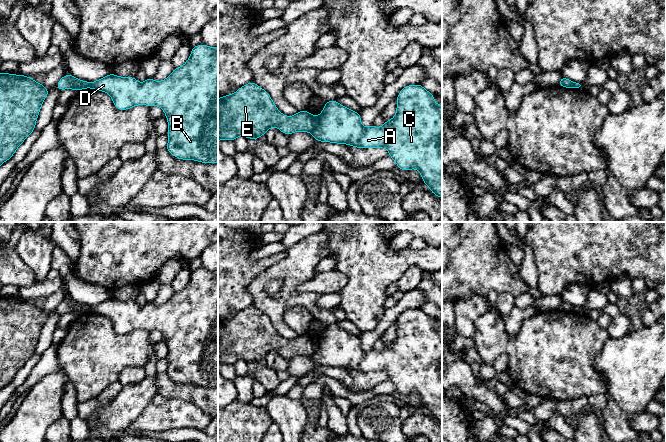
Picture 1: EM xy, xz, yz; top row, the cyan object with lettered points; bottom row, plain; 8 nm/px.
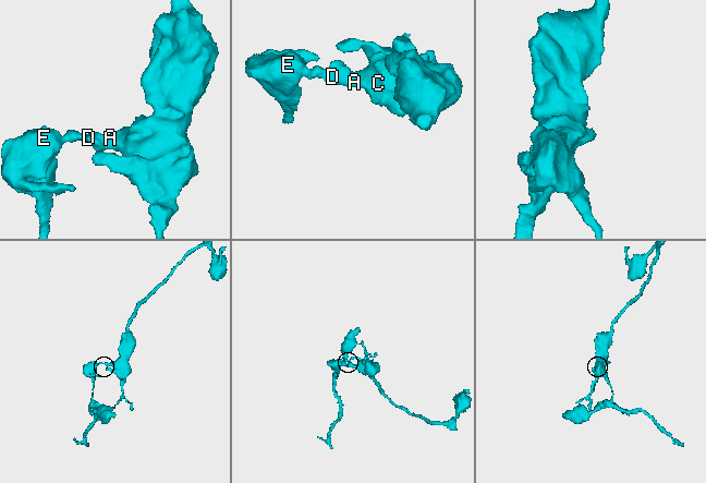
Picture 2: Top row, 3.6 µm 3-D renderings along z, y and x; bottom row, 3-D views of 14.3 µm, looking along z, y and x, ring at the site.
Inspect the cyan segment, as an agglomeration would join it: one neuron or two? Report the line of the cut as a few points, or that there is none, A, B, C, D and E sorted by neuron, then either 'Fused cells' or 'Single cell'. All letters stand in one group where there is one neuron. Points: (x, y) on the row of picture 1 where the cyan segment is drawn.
Split along xz (319, 117), (318, 124), (311, 133). Groups: A B C D / E. Fused cells

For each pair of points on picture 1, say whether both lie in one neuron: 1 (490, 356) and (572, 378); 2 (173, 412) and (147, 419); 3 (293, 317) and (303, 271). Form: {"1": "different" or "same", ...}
{"1": "same", "2": "same", "3": "different"}

